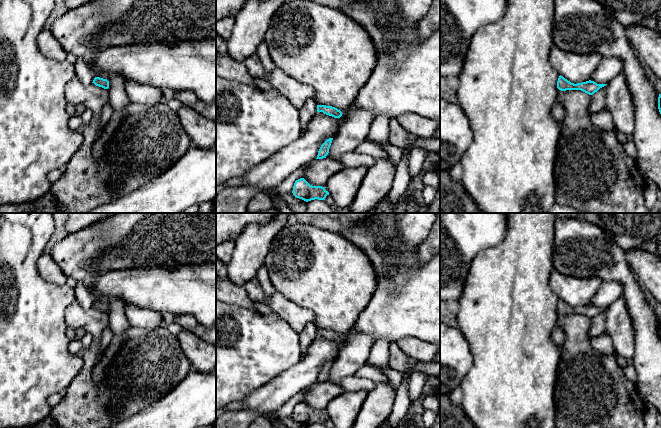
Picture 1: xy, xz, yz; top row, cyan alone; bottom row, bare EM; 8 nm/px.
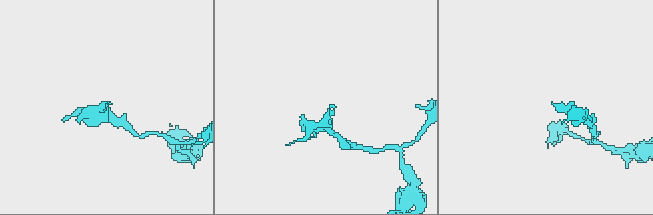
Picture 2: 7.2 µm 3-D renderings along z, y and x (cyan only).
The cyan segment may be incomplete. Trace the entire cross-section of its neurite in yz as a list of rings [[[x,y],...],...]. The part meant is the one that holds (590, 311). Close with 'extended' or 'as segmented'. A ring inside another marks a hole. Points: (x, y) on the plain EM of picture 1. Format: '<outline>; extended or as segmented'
[[[559,300],[557,305],[557,312],[561,315],[566,314],[581,314],[589,319],[593,319],[595,316],[597,316],[600,312],[606,310],[607,308],[597,308],[594,305],[586,305],[582,307],[571,307],[567,303],[565,303],[563,300]]]; as segmented

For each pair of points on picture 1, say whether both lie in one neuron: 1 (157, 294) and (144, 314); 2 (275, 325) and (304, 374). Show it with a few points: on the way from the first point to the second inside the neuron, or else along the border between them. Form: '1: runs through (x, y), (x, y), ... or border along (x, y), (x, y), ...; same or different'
1: border along (127, 303), (151, 308), (161, 314); different
2: border along (301, 357), (278, 375); different

